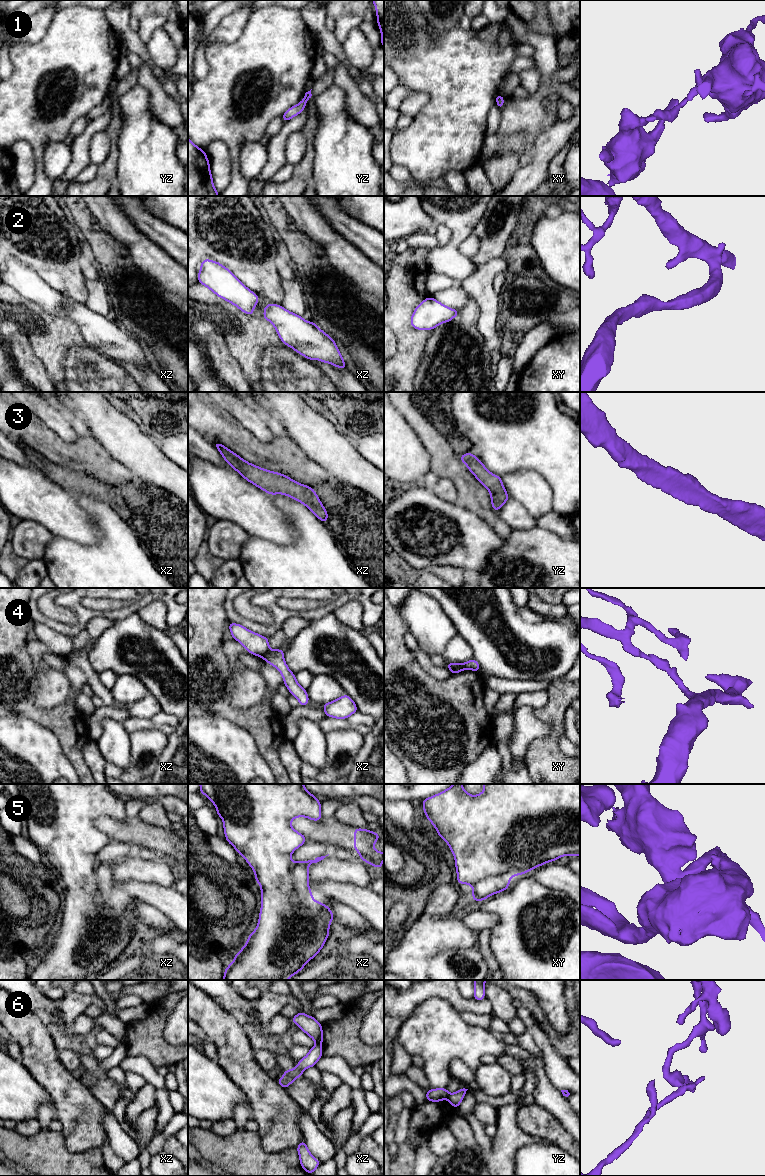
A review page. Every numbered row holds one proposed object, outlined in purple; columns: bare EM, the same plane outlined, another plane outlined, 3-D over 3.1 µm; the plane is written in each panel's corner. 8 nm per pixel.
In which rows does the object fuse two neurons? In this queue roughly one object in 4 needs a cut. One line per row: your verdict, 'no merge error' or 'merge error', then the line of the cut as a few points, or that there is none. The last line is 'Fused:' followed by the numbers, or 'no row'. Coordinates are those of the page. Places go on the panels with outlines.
1: merge error; cut xy (501, 95), (496, 102)
2: no merge error; cut none
3: no merge error; cut none
4: merge error; cut xz (270, 650), (261, 656)
5: no merge error; cut none
6: merge error; cut xz (316, 1043), (320, 1045)
Fused: 1, 4, 6

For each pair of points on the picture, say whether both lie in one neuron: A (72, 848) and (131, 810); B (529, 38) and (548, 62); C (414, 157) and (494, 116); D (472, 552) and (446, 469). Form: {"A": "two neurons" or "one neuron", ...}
{"A": "two neurons", "B": "one neuron", "C": "two neurons", "D": "two neurons"}

